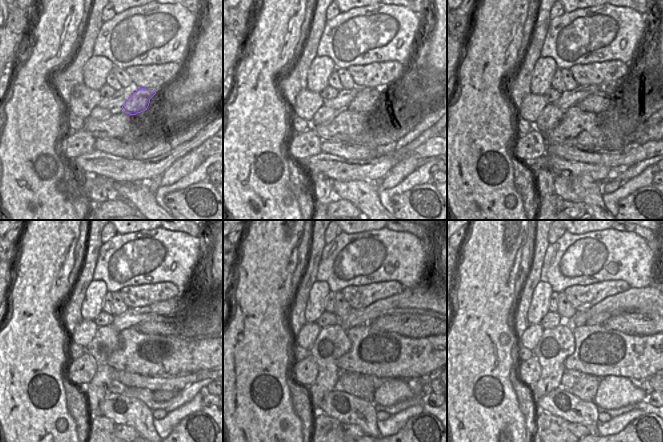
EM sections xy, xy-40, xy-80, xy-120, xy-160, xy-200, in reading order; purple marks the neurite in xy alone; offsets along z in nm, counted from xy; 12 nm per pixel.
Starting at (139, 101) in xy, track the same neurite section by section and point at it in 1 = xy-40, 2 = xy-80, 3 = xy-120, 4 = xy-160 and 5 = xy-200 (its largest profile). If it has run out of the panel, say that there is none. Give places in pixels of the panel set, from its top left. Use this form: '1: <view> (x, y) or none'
1: xy-40 (365, 101)
2: xy-80 (598, 102)
3: xy-120 (200, 328)
4: xy-160 (415, 325)
5: xy-200 (635, 324)

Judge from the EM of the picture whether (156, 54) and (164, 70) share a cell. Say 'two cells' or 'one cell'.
two cells

